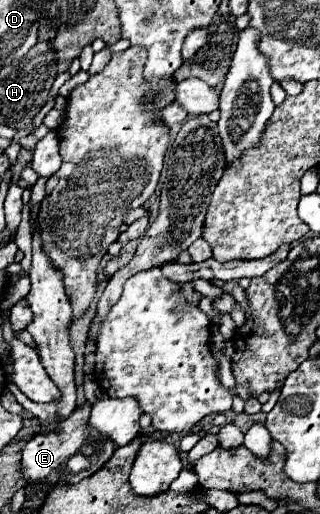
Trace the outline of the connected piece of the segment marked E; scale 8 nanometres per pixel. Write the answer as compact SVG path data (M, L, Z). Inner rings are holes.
M85 402L83 406L77 406L73 410L71 416L67 418L57 418L57 428L51 432L41 432L37 436L33 436L25 448L23 448L23 474L27 476L29 482L49 482L49 484L77 484L89 476L93 476L95 472L101 470L103 464L109 462L109 458L113 456L113 450L117 448L113 440L105 438L103 434L99 436L99 432L89 424L89 414L91 414L91 404ZM83 450L83 456L89 460L89 468L81 470L81 472L71 472L69 470L69 460L79 454Z

